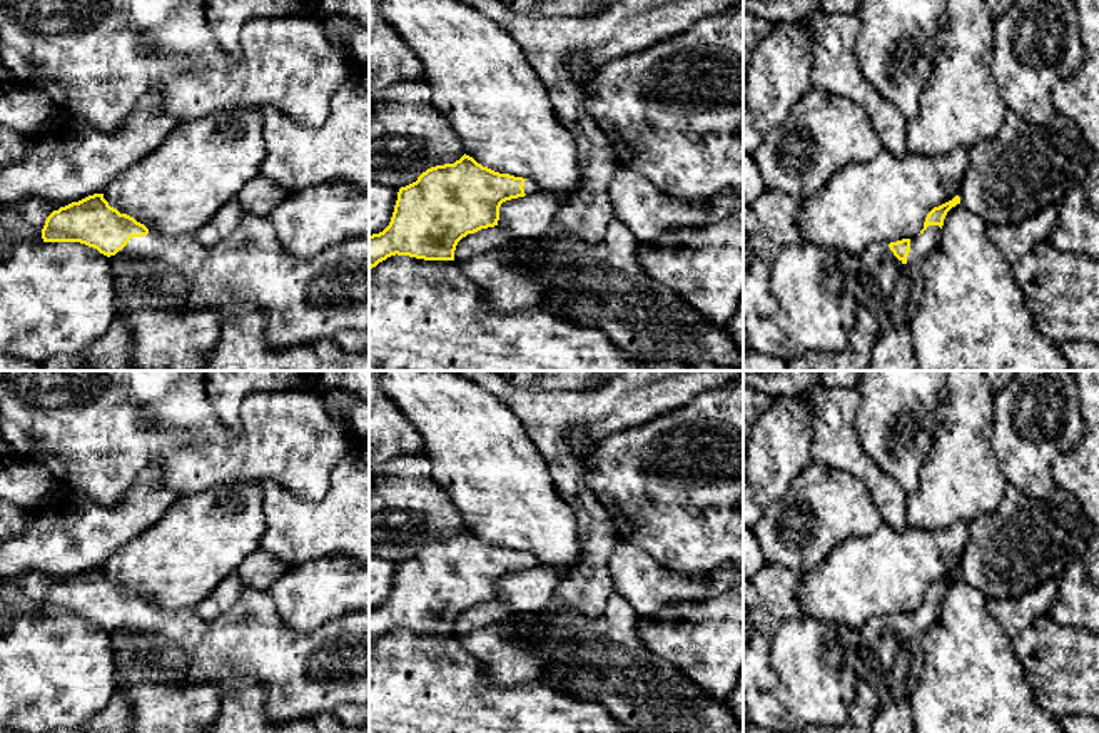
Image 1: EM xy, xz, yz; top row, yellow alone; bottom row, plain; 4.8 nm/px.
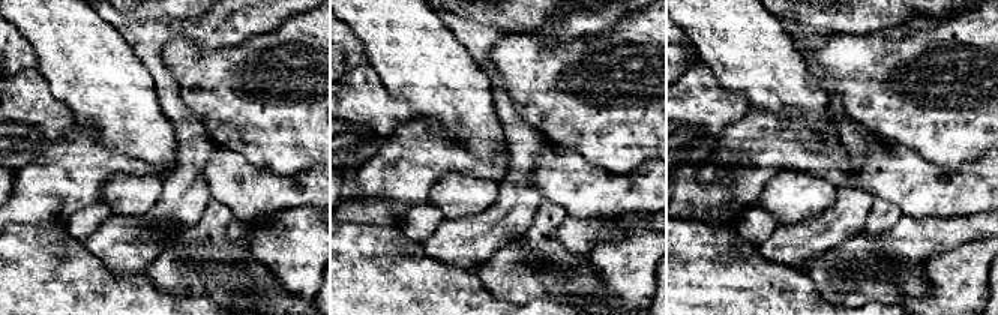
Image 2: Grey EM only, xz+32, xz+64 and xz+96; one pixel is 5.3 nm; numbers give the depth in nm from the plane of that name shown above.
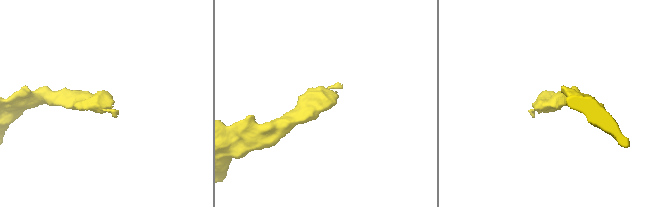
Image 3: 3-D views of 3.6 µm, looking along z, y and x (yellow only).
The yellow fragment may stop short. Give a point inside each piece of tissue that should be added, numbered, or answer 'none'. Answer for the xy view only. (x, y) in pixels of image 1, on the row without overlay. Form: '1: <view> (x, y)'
1: xy (249, 645)

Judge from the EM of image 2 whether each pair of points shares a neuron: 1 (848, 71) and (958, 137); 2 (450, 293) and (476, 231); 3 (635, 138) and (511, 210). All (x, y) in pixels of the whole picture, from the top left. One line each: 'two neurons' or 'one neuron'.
1: one neuron
2: two neurons
3: two neurons

